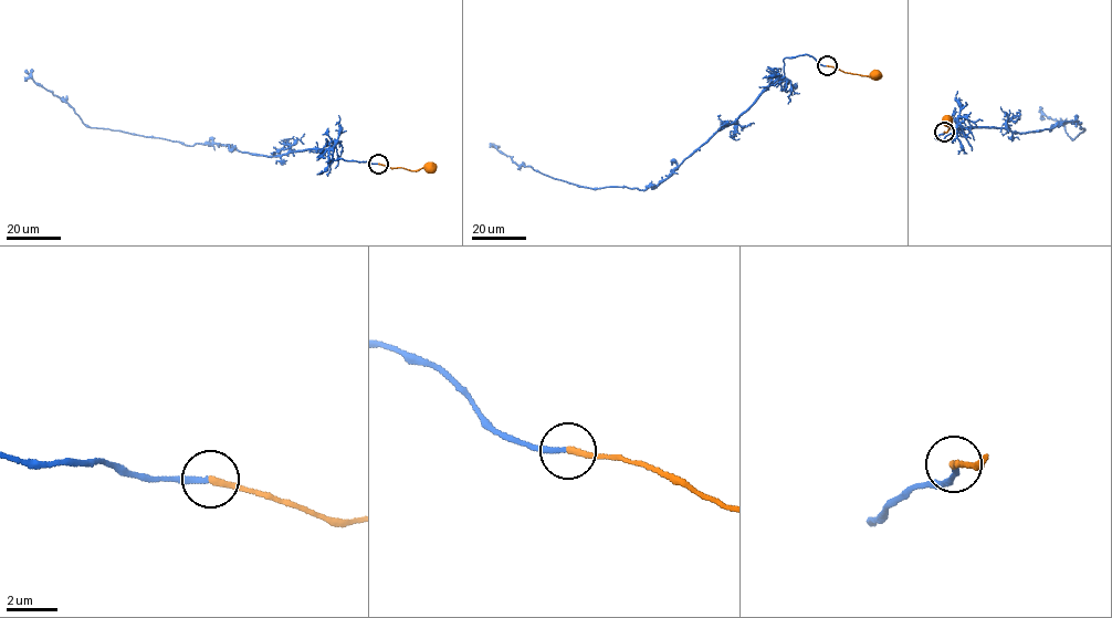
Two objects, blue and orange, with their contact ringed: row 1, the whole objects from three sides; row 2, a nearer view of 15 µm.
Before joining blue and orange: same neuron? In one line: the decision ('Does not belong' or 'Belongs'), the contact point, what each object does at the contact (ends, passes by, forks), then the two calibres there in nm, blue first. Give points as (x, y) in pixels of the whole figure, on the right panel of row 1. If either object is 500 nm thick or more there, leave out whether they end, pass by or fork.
Belongs. Place: (944, 132). At the ring blue ends. At the ring orange ends. Thickness 240 nm (blue) against 240 nm

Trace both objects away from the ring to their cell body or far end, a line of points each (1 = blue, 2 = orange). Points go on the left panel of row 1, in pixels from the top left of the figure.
1: (377, 164), (334, 160), (332, 149), (269, 157), (226, 145), (187, 146), (90, 127), (25, 70)
2: (378, 164), (411, 170), (430, 169)

